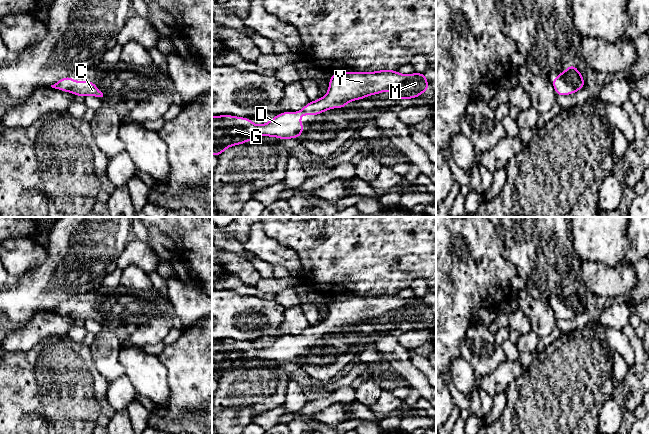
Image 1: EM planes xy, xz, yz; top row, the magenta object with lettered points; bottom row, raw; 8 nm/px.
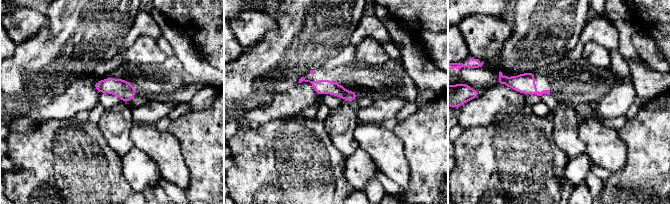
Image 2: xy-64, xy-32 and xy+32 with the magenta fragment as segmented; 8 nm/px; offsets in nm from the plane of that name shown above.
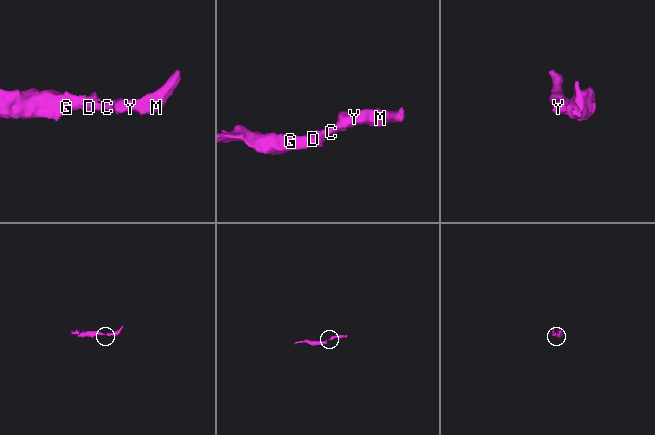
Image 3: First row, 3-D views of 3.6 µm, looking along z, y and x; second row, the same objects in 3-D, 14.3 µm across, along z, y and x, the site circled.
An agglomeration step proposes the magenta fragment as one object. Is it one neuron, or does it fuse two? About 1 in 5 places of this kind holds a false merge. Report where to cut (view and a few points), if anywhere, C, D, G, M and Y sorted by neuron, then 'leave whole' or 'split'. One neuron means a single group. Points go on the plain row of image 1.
no cut | C D G M Y | leave whole

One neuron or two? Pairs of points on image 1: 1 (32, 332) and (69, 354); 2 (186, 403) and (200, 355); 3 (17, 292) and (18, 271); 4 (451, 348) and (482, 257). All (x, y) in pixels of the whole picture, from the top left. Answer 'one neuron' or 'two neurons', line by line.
1: two neurons
2: one neuron
3: two neurons
4: one neuron

